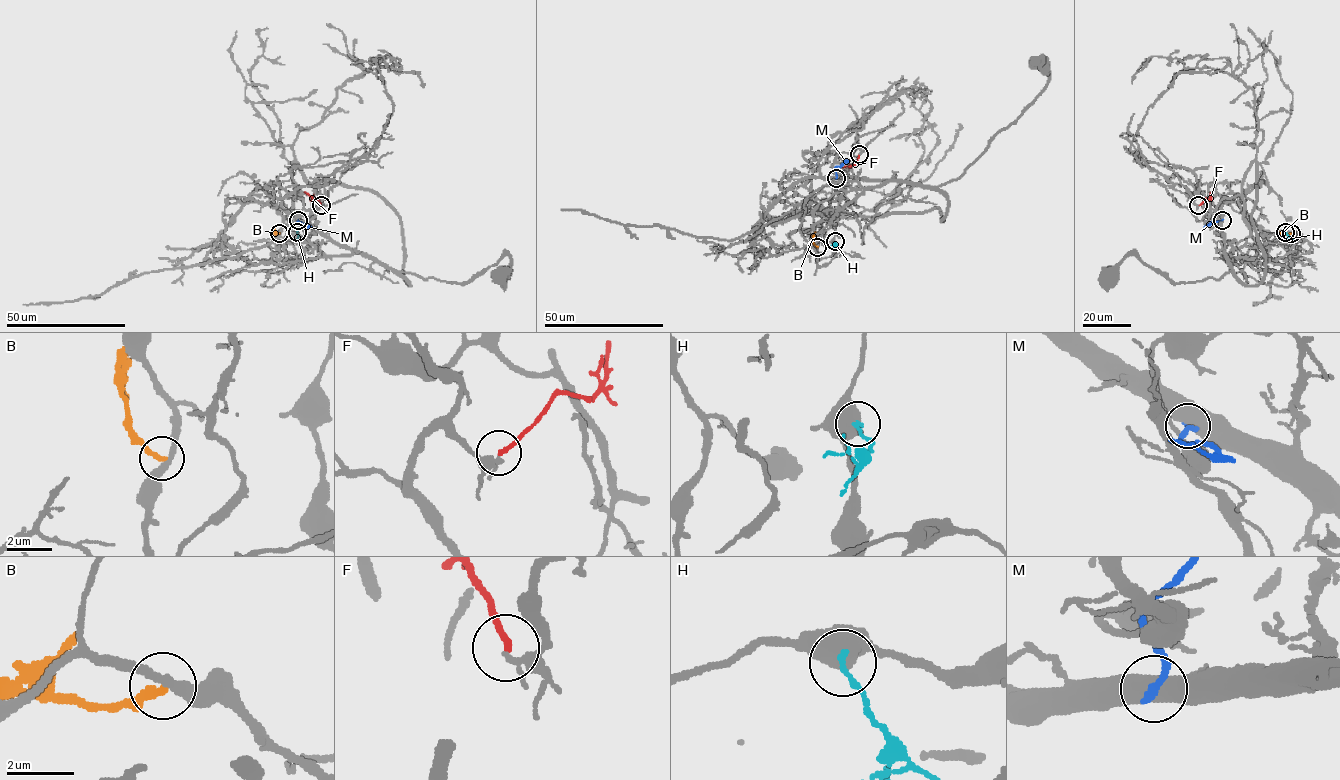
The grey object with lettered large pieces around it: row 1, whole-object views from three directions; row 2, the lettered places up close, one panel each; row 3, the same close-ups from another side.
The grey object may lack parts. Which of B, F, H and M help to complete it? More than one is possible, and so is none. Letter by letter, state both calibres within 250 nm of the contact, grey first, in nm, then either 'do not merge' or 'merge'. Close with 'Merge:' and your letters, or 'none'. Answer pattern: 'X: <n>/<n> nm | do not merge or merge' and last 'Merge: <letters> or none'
B: 340/240 nm | do not merge
F: 170/170 nm | do not merge
H: 550/190 nm | do not merge
M: 600/260 nm | do not merge
Merge: none

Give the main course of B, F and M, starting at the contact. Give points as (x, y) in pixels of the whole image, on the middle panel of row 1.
B: (817, 246), (813, 239), (815, 231)
F: (859, 155), (853, 164), (841, 167)
M: (836, 177), (835, 172), (849, 161)

